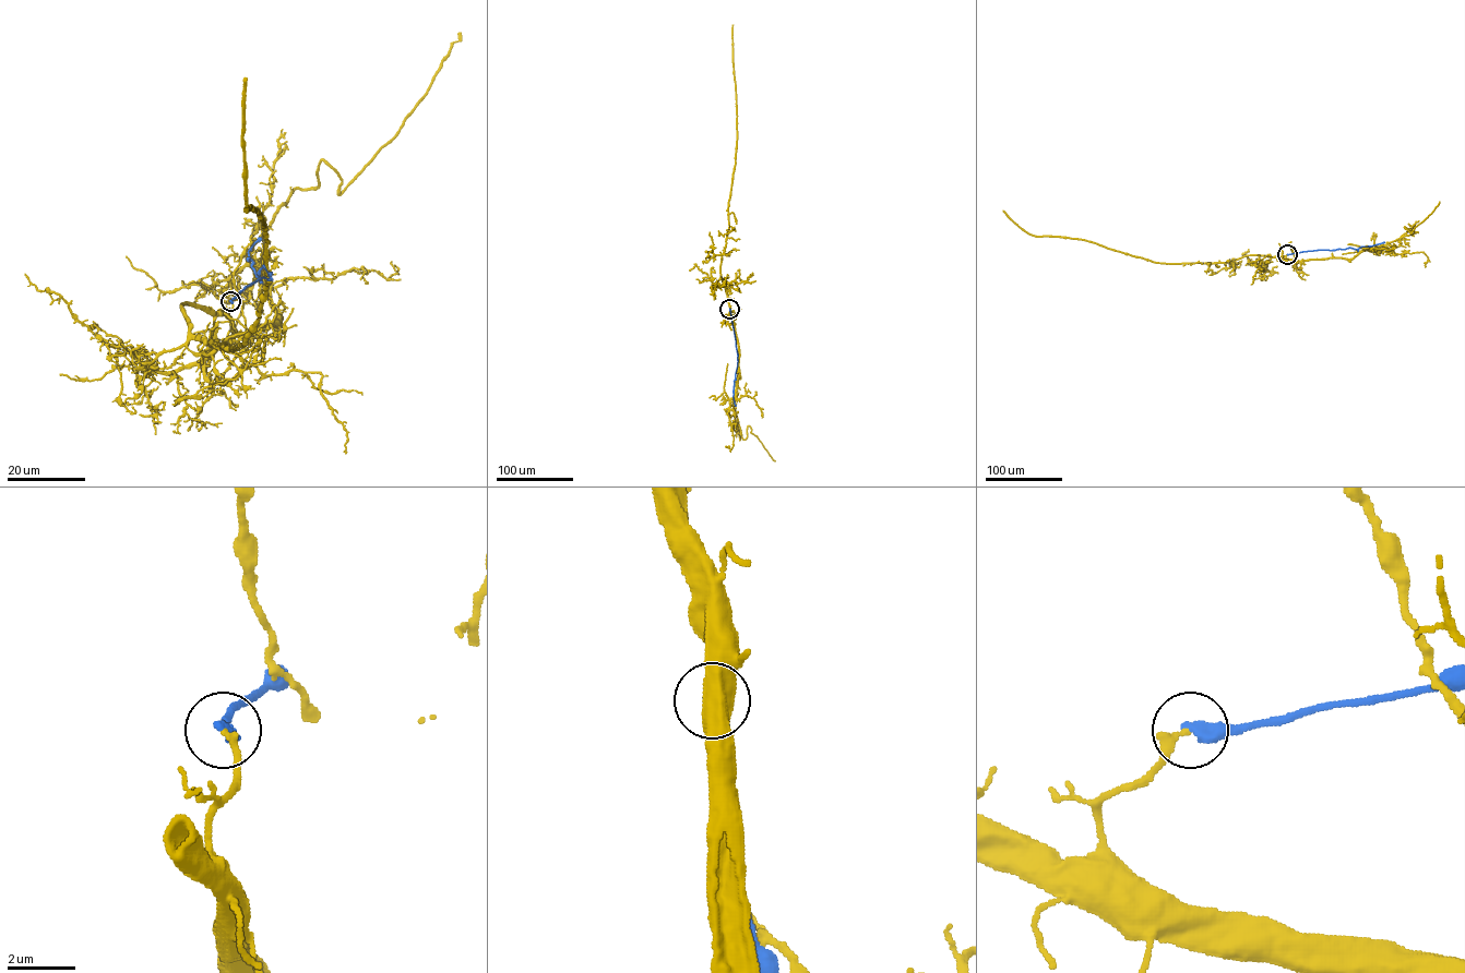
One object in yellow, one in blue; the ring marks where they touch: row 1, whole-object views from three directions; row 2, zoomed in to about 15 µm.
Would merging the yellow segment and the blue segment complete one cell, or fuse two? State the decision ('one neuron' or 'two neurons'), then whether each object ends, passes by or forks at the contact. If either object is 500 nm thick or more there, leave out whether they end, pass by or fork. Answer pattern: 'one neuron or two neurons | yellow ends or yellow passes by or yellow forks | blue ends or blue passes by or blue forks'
two neurons | yellow ends | blue ends

